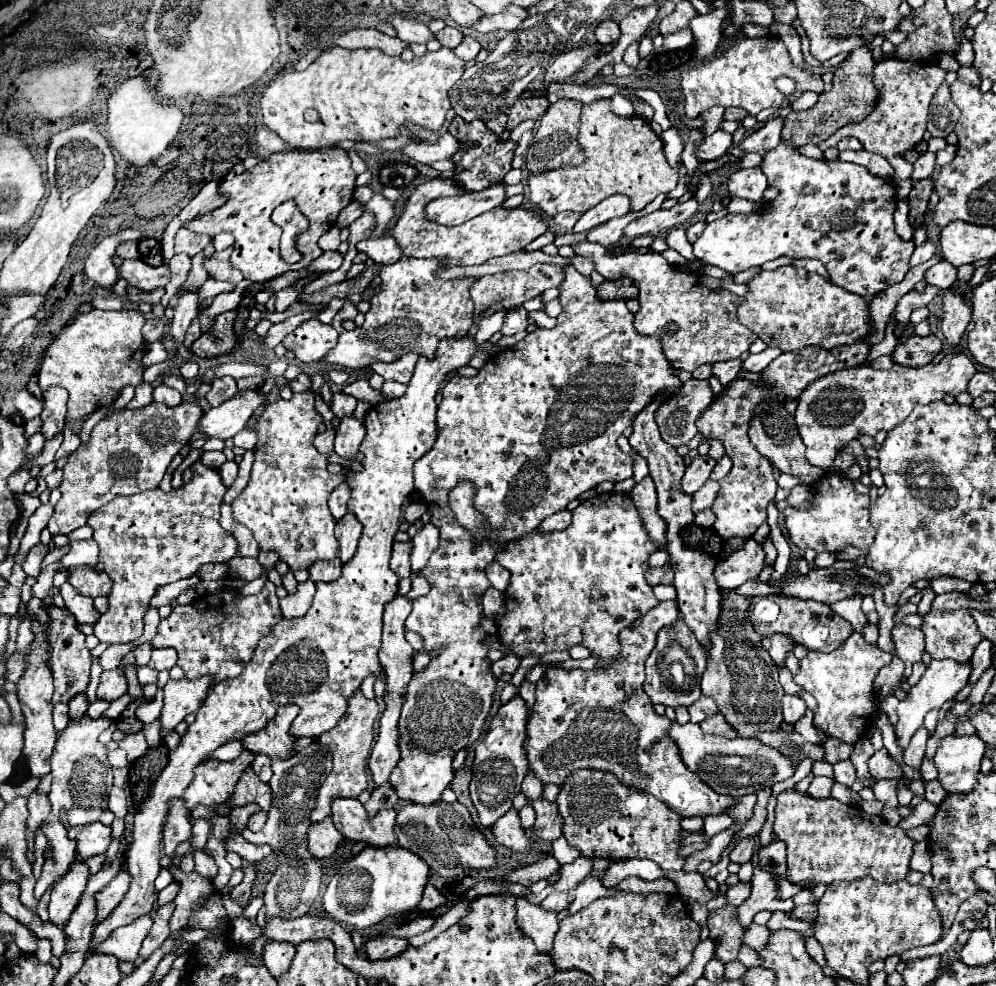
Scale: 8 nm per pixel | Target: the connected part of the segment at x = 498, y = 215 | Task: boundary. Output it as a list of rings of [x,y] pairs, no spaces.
[[[432,179],[422,185],[418,185],[402,205],[402,213],[396,219],[396,223],[386,231],[390,237],[396,239],[398,247],[402,249],[402,257],[440,257],[444,267],[454,265],[482,265],[490,257],[508,255],[522,251],[530,241],[544,235],[548,231],[548,225],[542,221],[542,217],[536,211],[516,207],[516,209],[490,209],[488,213],[482,213],[458,227],[444,227],[434,225],[432,221],[426,221],[426,213],[422,213],[422,205],[430,197],[448,197],[448,195],[462,195],[464,191],[450,183],[450,179]]]

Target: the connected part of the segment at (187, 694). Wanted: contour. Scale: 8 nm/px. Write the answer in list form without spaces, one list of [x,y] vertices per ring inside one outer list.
[[[198,677],[192,681],[170,679],[164,685],[164,707],[162,707],[162,737],[174,731],[174,727],[186,719],[186,715],[196,713],[210,693],[214,677]]]

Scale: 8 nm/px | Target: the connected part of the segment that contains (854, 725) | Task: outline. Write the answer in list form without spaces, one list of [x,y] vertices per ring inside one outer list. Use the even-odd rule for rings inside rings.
[[[852,633],[846,645],[838,647],[834,653],[808,653],[804,659],[800,659],[800,669],[794,675],[794,683],[814,695],[818,703],[814,709],[814,725],[820,727],[828,737],[836,737],[848,745],[862,739],[878,717],[874,677],[890,661],[890,653],[880,651],[878,645],[866,643],[860,633]]]

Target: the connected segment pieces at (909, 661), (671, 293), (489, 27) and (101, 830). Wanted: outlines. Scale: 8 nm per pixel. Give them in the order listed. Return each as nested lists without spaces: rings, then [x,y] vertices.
[[[896,625],[892,629],[892,643],[894,643],[894,653],[904,661],[904,678],[908,678],[912,673],[912,665],[920,661],[924,653],[924,637],[922,631],[916,627],[908,625]]]
[[[576,243],[572,249],[576,255],[592,257],[596,271],[606,279],[632,277],[636,281],[636,287],[640,289],[640,311],[634,315],[636,331],[660,337],[664,355],[674,369],[694,371],[704,363],[712,365],[716,361],[738,359],[756,341],[754,333],[736,321],[736,309],[742,303],[742,297],[722,289],[720,279],[670,265],[660,253],[624,253],[606,257],[604,247],[596,243]]]
[[[508,5],[502,13],[496,15],[482,15],[478,23],[472,25],[474,31],[478,33],[490,33],[490,31],[514,31],[520,27],[520,23],[528,17],[524,7],[518,5]]]
[[[62,811],[60,813],[60,823],[66,827],[68,837],[72,841],[76,841],[76,851],[84,859],[104,853],[108,849],[108,845],[110,845],[112,829],[102,825],[102,823],[98,823],[98,821],[88,823],[84,827],[70,827],[70,823],[66,819],[66,811]]]

